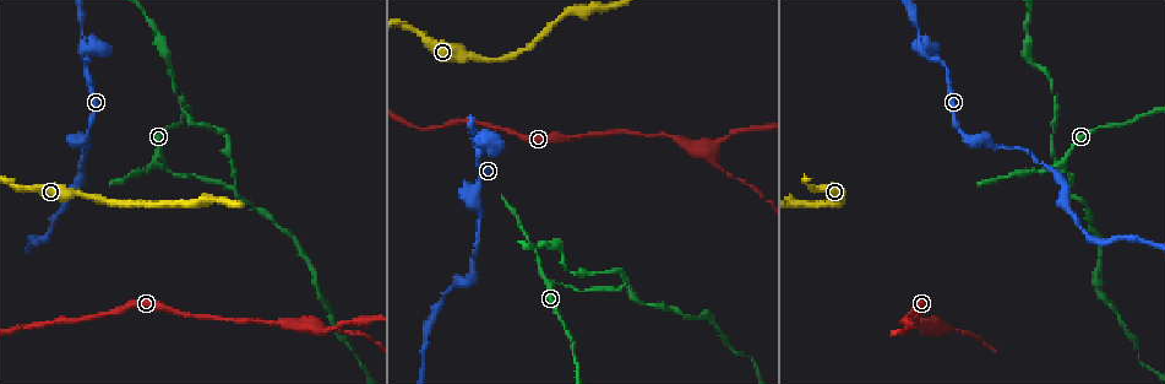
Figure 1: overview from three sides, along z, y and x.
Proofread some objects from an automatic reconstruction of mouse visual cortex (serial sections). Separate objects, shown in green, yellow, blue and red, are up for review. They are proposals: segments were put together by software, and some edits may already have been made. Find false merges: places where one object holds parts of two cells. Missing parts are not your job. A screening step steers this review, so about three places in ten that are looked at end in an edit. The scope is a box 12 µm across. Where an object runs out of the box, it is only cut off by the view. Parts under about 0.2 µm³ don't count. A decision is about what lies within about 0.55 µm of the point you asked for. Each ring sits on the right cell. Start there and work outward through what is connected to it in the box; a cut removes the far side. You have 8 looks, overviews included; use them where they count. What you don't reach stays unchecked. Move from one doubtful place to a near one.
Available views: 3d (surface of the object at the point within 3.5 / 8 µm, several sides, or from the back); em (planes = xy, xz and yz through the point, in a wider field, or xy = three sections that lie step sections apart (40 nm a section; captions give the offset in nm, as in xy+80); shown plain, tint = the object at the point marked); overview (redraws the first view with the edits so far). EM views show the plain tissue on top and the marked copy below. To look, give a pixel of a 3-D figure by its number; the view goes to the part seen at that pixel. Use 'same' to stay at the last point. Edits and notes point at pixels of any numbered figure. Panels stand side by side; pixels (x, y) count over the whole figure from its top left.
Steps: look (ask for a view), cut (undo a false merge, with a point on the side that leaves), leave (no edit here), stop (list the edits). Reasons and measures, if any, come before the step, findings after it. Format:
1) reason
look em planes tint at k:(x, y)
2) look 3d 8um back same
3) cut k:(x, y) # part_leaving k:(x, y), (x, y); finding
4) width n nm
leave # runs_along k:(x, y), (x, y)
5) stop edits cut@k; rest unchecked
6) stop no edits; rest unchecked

abrupt turn
look 3d 3.5um at 1:(472, 144)

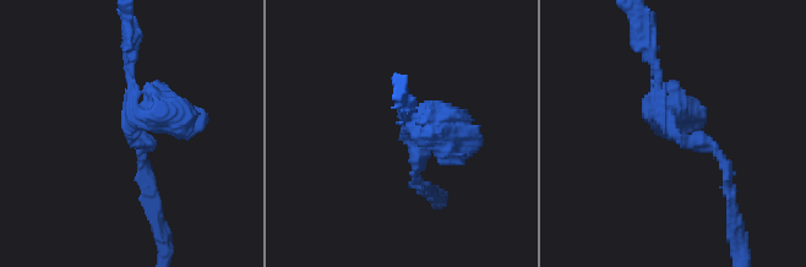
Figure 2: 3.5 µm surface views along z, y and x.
shape alone is not enough
look em xy step 5 tint at 2:(675, 136)

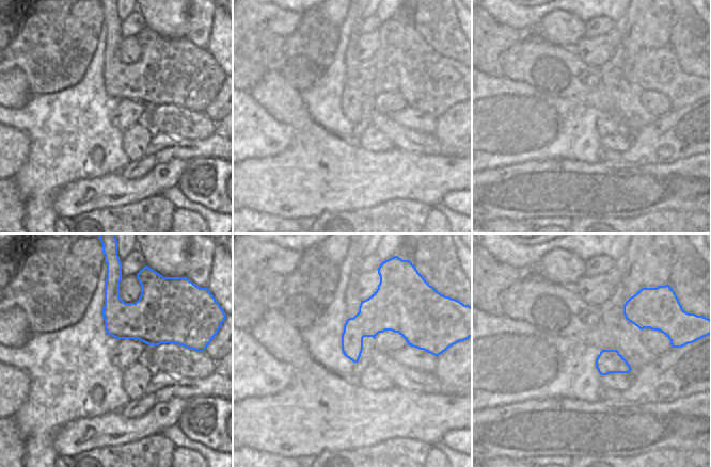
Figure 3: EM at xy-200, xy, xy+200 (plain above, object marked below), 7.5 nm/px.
look em planes tint same

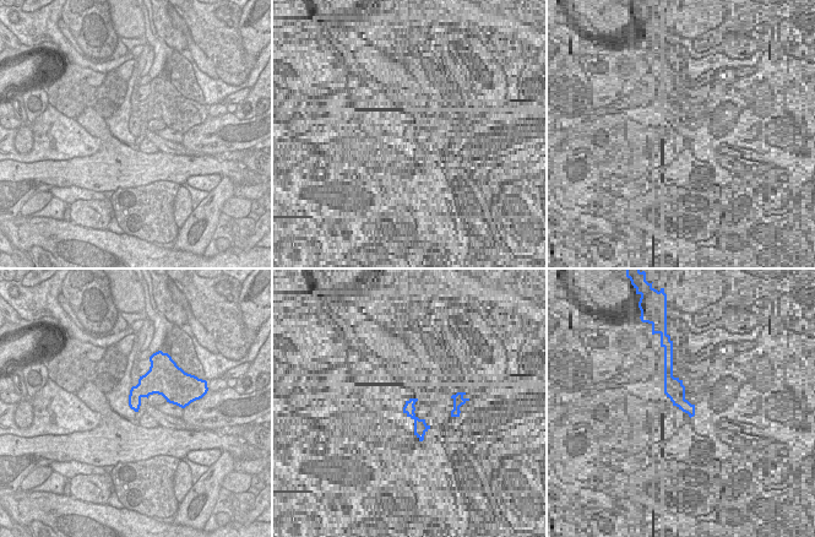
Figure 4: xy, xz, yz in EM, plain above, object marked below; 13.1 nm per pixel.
leave # one cell here

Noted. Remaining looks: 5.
sharp bend
look 3d 3.5um back at 1:(162, 165)

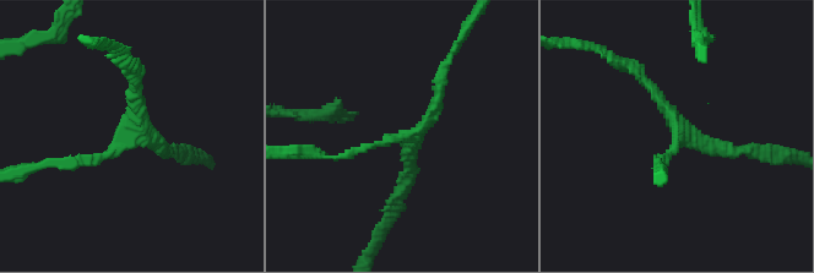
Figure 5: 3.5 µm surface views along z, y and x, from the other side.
now the EM
look em xy step 2 tint at 5:(130, 138)

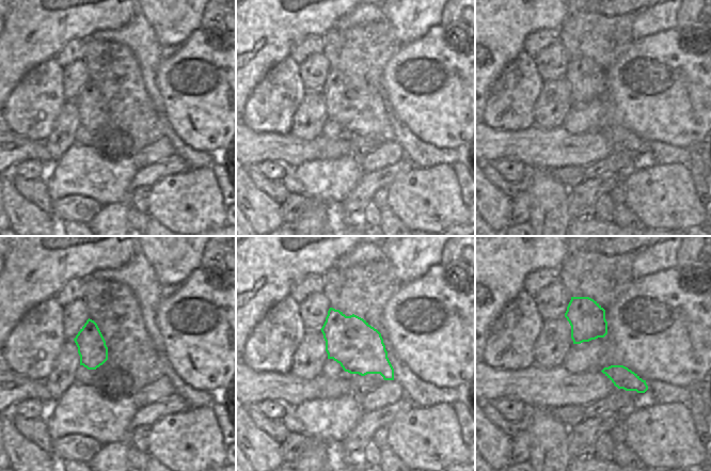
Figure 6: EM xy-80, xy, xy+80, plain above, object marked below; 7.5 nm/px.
width 380 nm
leave # runs_along 5:(135, 67), (139, 129), (109, 154), (60, 165); continuous, no second cell

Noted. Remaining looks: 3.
abrupt turn
look 3d 3.5um at 1:(232, 190)

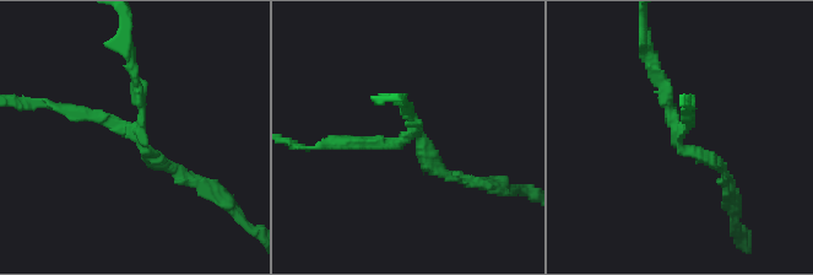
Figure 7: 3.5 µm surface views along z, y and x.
need the tissue
look em planes tint at 7:(134, 131)

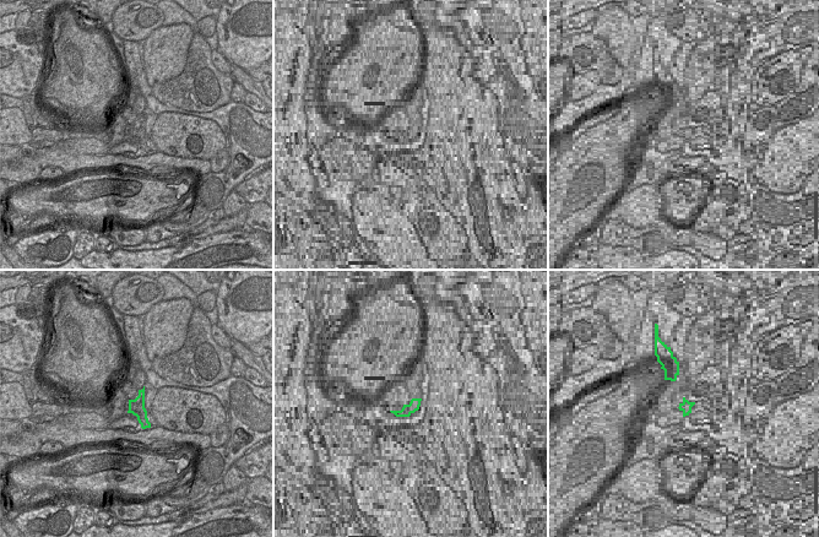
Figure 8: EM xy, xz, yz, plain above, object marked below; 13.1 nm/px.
cut 7:(413, 118) # part_leaving 7:(413, 129), (401, 98); a second cell is stuck on

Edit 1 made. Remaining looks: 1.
stop edits cut@7; rest unchecked

